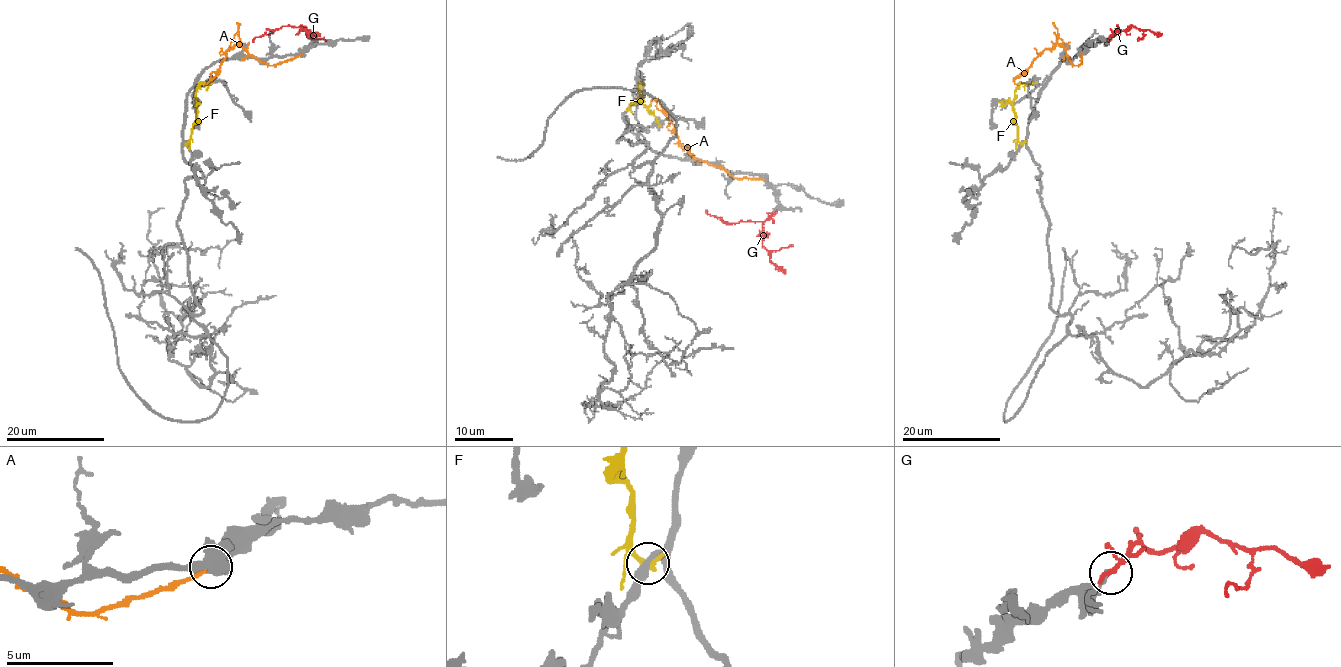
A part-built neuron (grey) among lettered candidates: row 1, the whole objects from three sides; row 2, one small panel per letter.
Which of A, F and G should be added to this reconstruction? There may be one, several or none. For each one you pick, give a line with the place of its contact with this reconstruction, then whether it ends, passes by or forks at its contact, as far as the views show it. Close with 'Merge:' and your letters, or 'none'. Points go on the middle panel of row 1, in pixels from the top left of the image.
Merge: none

